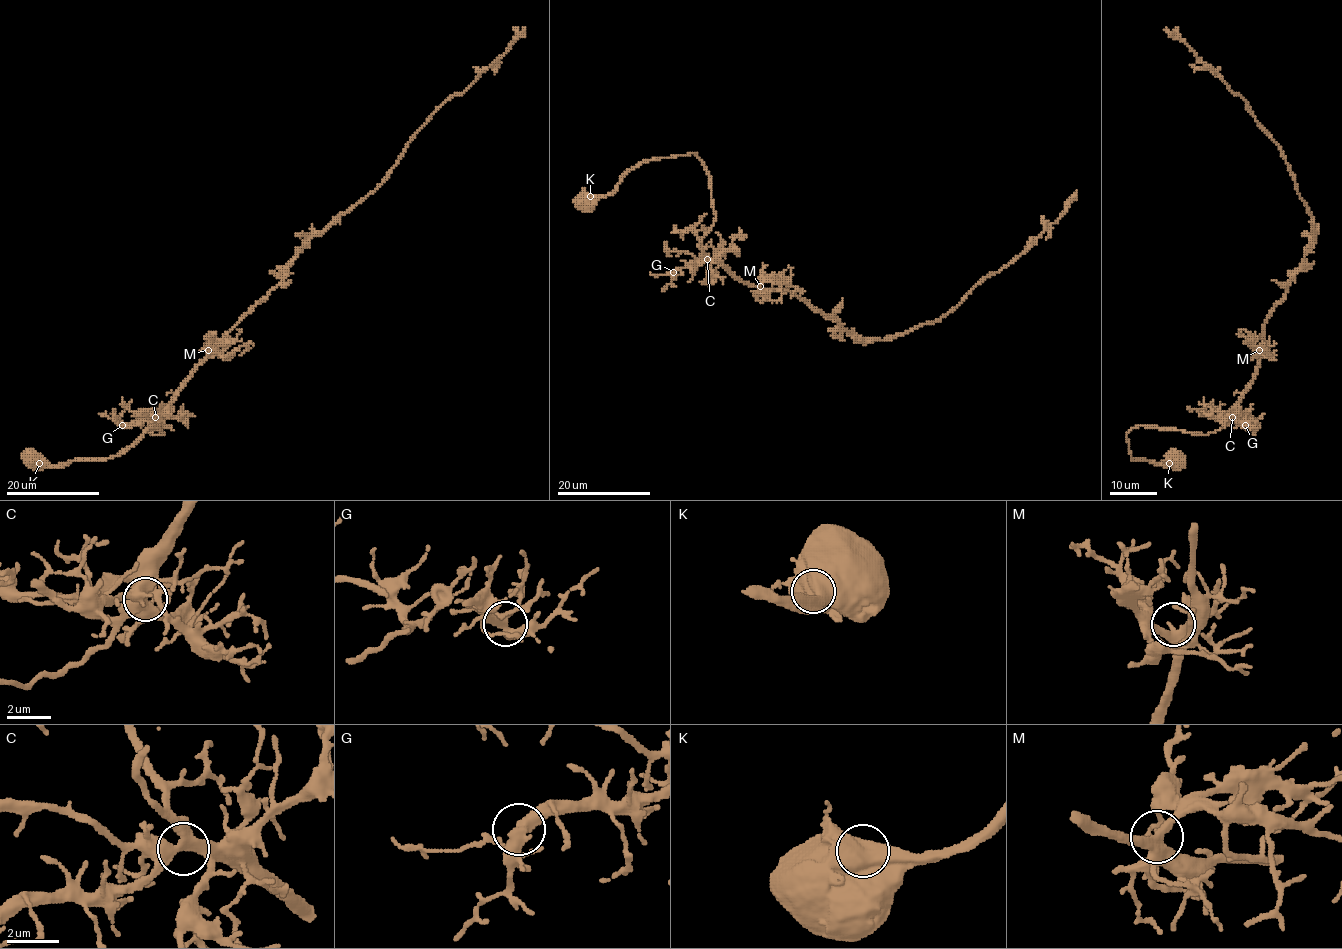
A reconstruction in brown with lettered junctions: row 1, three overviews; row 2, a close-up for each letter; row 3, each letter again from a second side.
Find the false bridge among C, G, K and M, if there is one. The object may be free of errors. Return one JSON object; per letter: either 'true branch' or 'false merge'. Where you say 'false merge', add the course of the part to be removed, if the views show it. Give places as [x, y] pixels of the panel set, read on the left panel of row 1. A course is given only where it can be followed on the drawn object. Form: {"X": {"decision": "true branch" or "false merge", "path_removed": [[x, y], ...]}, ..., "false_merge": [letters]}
{"C": {"decision": "true branch"}, "G": {"decision": "true branch"}, "K": {"decision": "false merge", "path_removed": [[38, 463], [66, 465], [78, 460], [100, 460], [116, 456], [131, 446]]}, "M": {"decision": "true branch"}, "false_merge": ["K"]}

